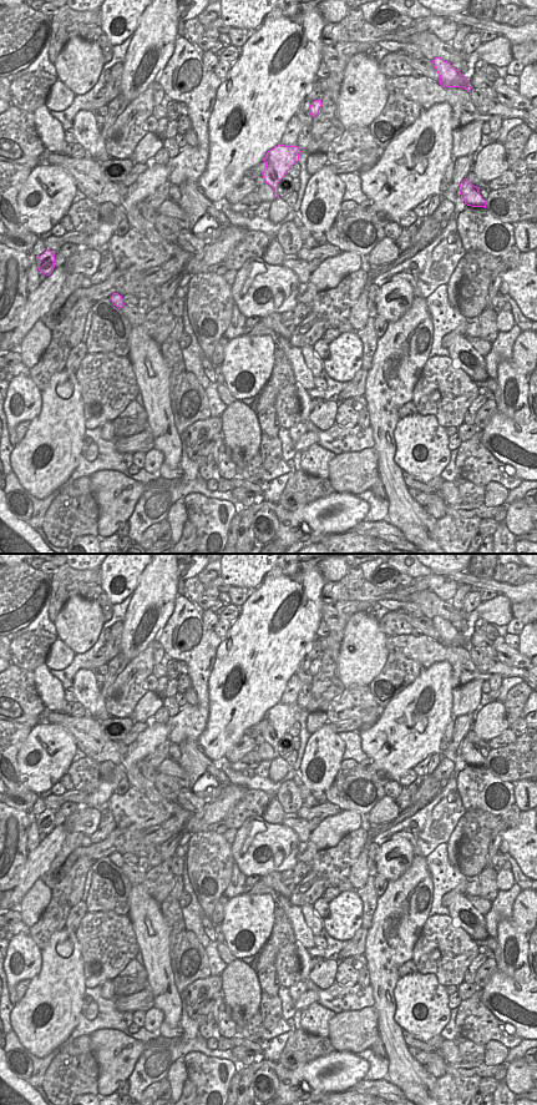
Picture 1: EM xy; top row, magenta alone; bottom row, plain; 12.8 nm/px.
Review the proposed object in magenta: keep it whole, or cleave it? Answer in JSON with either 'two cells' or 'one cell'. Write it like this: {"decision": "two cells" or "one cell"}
{"decision": "two cells"}

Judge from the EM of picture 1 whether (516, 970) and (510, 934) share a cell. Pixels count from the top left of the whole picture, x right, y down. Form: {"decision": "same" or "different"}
{"decision": "same"}

